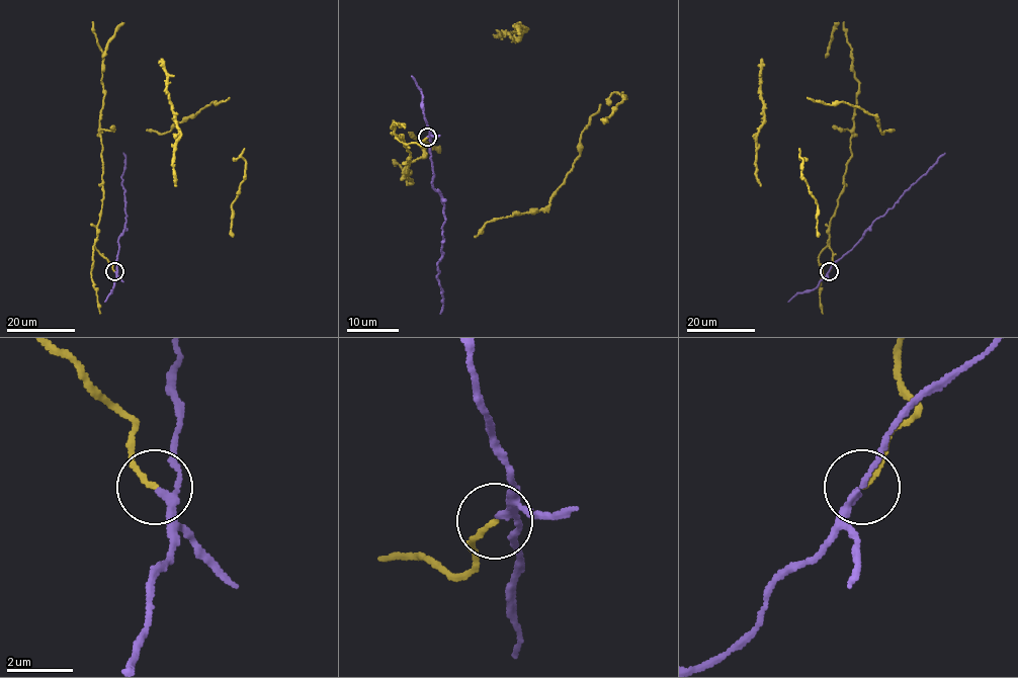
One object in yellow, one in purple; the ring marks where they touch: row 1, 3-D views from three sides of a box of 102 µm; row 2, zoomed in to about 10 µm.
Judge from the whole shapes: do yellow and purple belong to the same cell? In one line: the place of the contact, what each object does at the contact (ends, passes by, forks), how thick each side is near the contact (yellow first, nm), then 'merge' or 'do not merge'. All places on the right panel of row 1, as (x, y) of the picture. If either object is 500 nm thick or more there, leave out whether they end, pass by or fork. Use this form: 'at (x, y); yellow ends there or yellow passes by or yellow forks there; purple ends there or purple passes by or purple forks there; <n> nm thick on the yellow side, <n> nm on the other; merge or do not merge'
at (829, 271); yellow ends there; purple passes by; 160 nm thick on the yellow side, 190 nm on the other; do not merge

